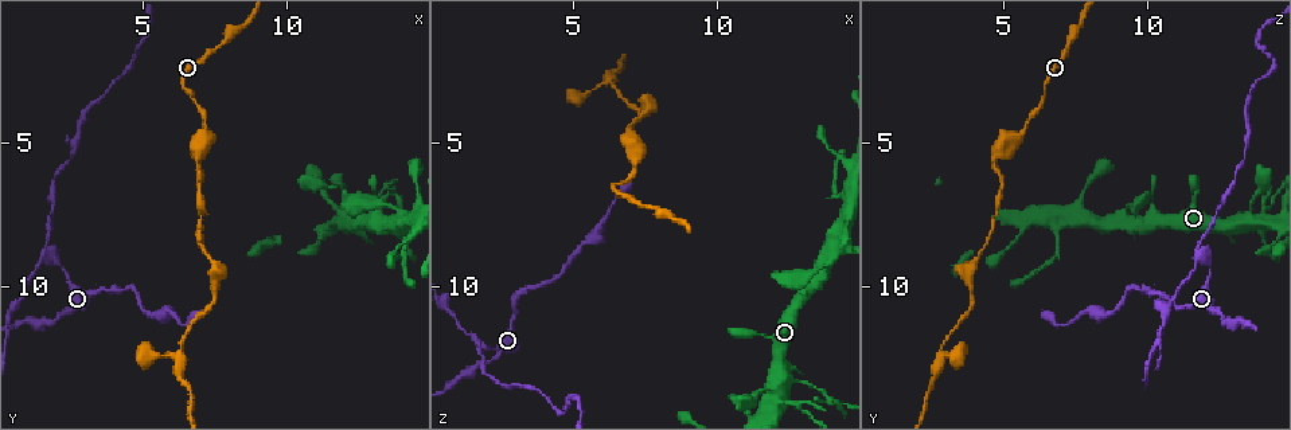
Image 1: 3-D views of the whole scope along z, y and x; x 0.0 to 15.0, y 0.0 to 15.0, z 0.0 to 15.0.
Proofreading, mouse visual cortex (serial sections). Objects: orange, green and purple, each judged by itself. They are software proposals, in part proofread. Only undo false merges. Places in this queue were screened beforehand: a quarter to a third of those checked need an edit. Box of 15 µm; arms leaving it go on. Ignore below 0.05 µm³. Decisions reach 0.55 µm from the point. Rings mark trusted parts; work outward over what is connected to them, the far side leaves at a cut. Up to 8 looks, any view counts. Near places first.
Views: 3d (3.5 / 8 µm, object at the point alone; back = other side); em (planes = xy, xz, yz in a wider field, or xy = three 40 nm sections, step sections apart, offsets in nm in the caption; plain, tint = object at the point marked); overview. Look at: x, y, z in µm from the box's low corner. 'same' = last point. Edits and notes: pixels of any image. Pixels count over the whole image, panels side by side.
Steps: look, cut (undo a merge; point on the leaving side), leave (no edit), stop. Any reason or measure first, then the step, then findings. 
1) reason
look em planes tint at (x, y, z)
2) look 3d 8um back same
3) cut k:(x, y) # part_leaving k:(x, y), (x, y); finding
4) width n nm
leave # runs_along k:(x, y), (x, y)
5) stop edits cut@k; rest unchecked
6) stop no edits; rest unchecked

a fork
look 3d 3.5um at (1.7, 8.9, 12.0)

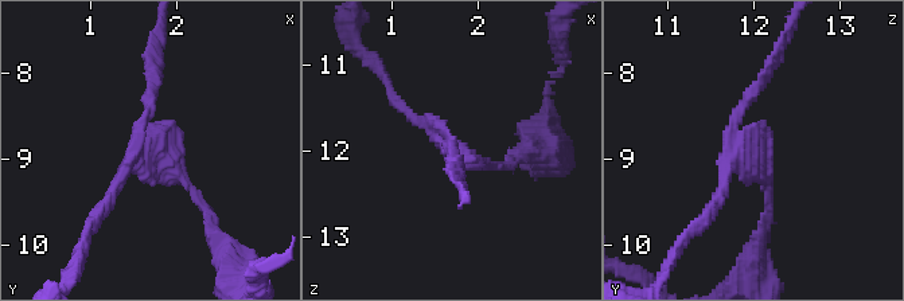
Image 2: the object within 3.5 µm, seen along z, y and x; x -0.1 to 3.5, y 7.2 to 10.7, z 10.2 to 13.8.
arms 3; arm_widths 150, 150, 150 nm
look em planes tint at (1.75, 8.85, 12.05)

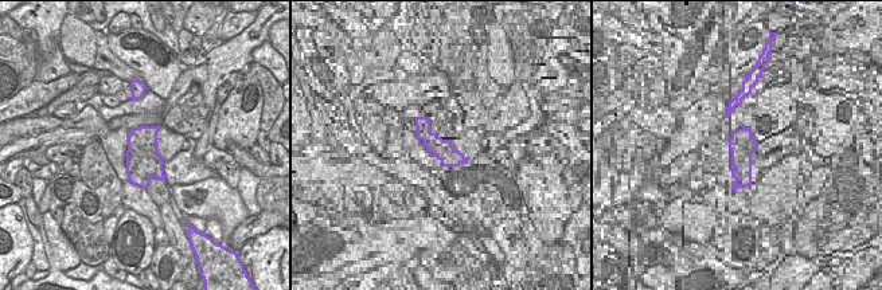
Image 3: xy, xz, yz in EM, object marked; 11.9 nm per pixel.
cut 2:(719, 202) # part_leaving 2:(744, 143), (733, 121), (786, 39); two cells meet here

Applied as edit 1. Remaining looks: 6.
thick turns thin
look 3d 3.5um back at (14.4, 8.0, 6.8)

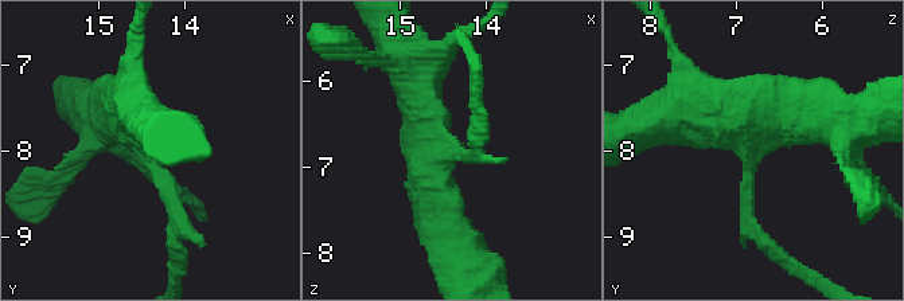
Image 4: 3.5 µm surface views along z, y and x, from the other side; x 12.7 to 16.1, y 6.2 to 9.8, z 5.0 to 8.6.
arm_widths 150, 450 nm
look em planes tint at (14.35, 8.10, 6.85)

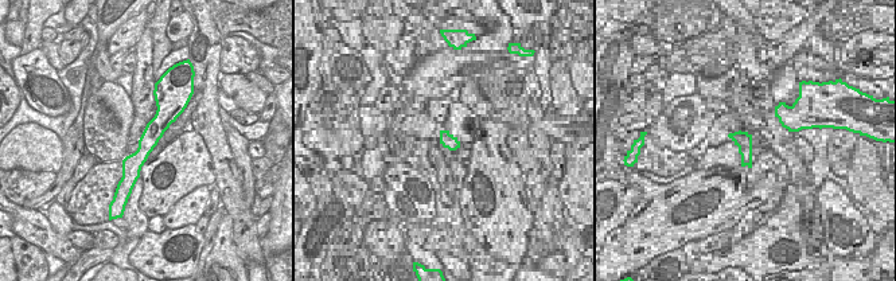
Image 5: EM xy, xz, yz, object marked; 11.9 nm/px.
look em xy step 1 tint same

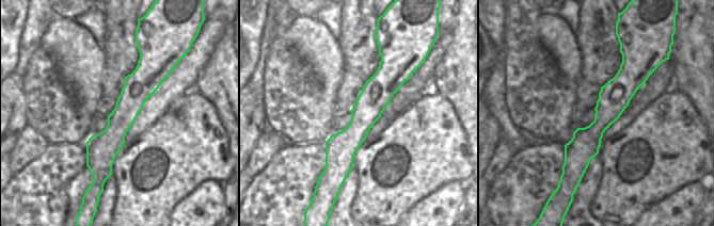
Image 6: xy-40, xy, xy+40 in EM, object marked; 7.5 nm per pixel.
leave # runs_along 6:(380, 44), (386, 81), (340, 148), (340, 179); one cell here

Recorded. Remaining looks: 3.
sudden change in width
look 3d 8um at (13.0, 8.0, 13.3)

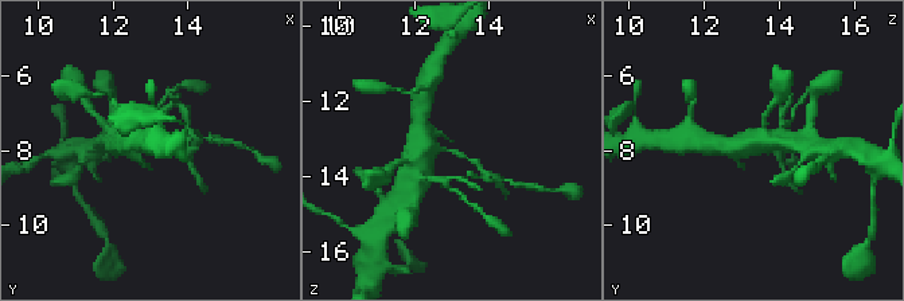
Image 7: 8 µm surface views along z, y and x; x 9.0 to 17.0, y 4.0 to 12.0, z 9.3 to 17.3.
arm_widths 150, 500 nm
look em xy step 5 tint at (12.9, 8.0, 13.2)

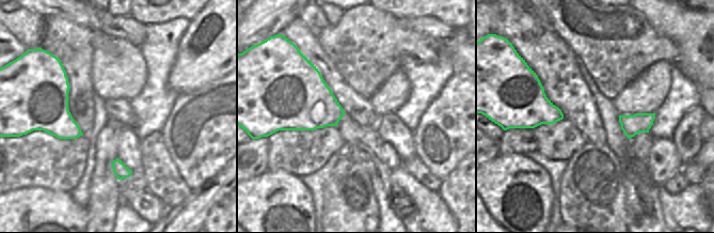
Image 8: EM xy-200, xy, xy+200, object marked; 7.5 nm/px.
cut 7:(476, 161) # part_leaving 7:(449, 149), (475, 161), (488, 178); a second cell is stuck on

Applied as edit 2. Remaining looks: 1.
stop edits cut@2, cut@7; rest unchecked

